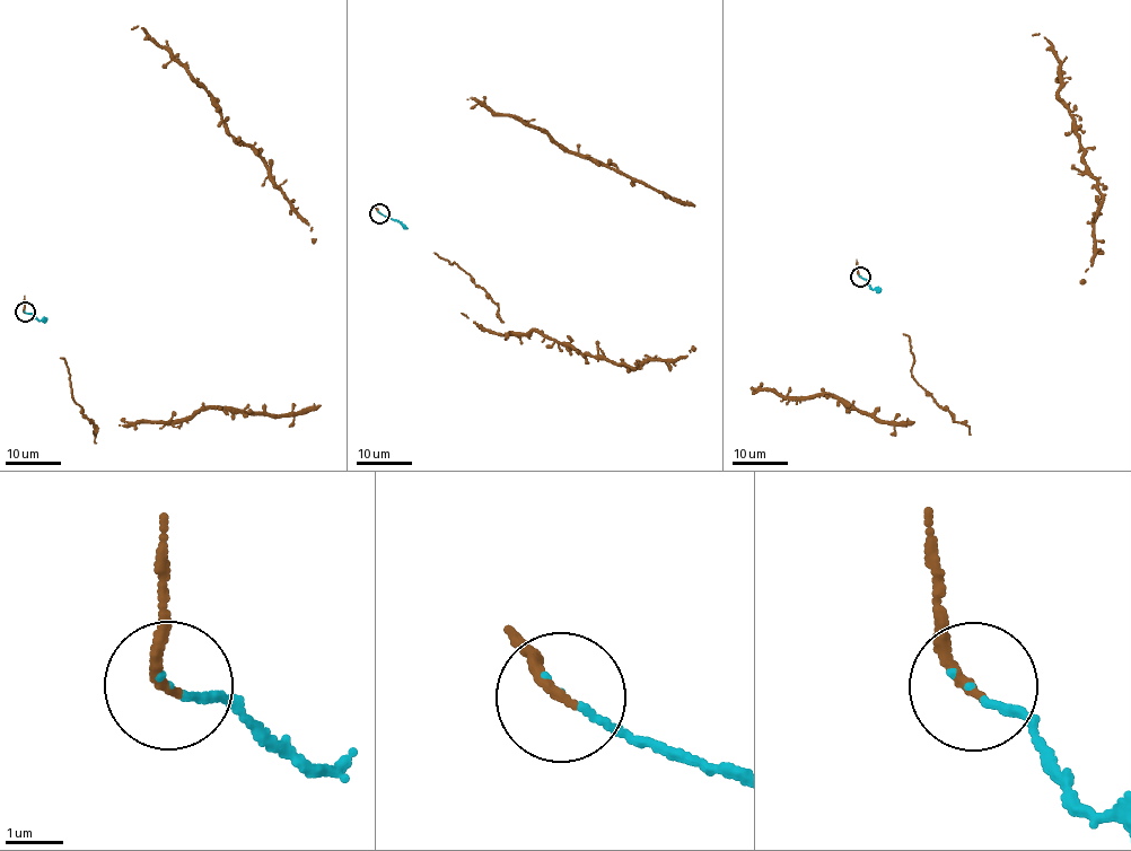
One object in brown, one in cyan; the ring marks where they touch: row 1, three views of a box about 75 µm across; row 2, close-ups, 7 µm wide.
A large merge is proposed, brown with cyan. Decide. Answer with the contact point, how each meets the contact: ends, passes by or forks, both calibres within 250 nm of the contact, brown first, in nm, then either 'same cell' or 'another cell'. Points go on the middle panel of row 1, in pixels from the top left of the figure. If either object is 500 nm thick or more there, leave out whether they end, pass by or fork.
(379, 213) | brown ends | cyan ends | 190/100 nm | same cell

